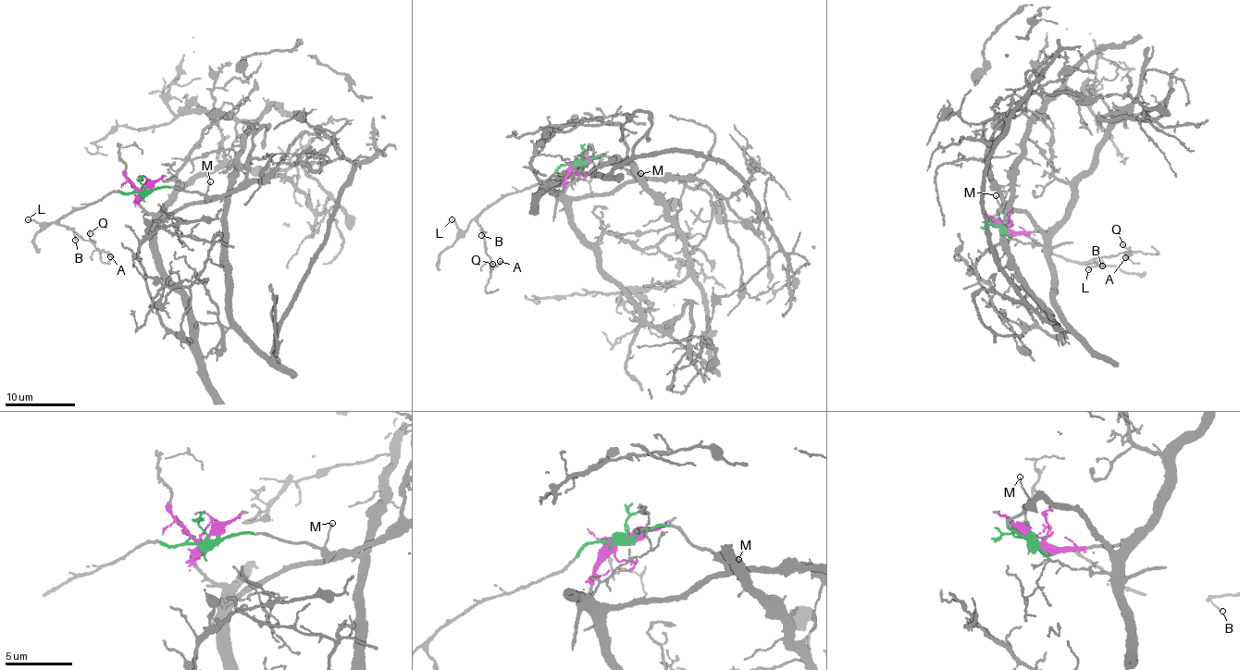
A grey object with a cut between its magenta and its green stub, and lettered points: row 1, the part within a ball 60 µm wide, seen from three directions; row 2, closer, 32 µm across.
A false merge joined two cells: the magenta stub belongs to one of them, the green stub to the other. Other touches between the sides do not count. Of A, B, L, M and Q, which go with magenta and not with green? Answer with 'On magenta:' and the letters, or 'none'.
On magenta: none

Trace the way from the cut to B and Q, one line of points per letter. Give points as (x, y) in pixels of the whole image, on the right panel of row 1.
B: (1002, 228), (1011, 237), (1022, 233), (1052, 254), (1082, 263), (1096, 257), (1101, 266)
Q: (1002, 228), (1011, 237), (1022, 233), (1052, 254), (1082, 263), (1126, 252), (1129, 248), (1122, 243)

